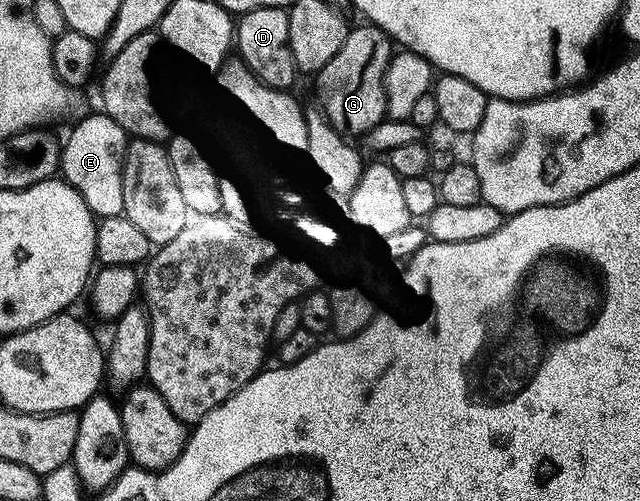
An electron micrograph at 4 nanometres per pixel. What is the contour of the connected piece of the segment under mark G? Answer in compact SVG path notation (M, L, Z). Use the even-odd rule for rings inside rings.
M362 24L347 33L340 52L316 72L318 78L318 102L327 122L339 132L347 135L365 136L387 117L386 69L392 57L390 35L373 24Z

